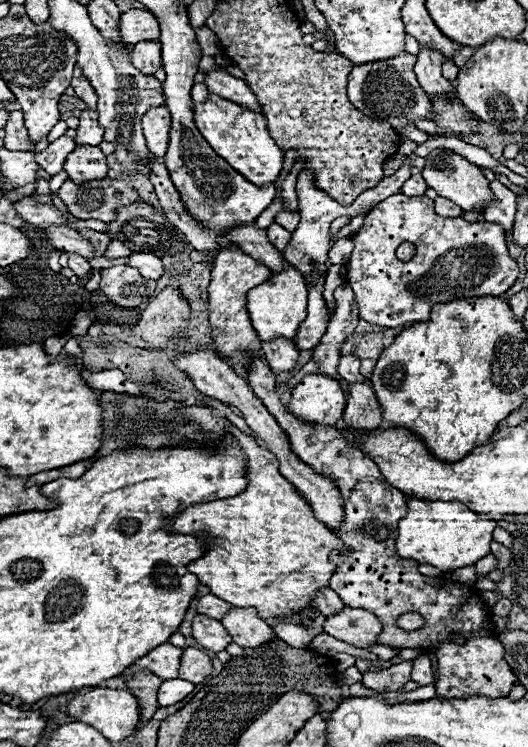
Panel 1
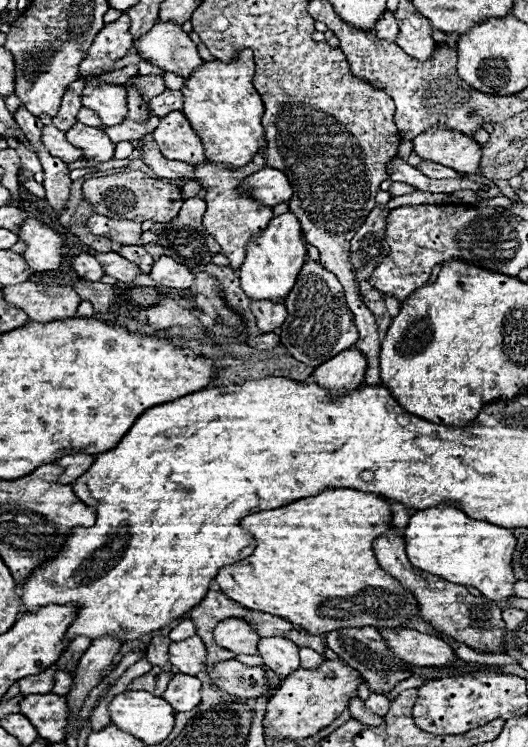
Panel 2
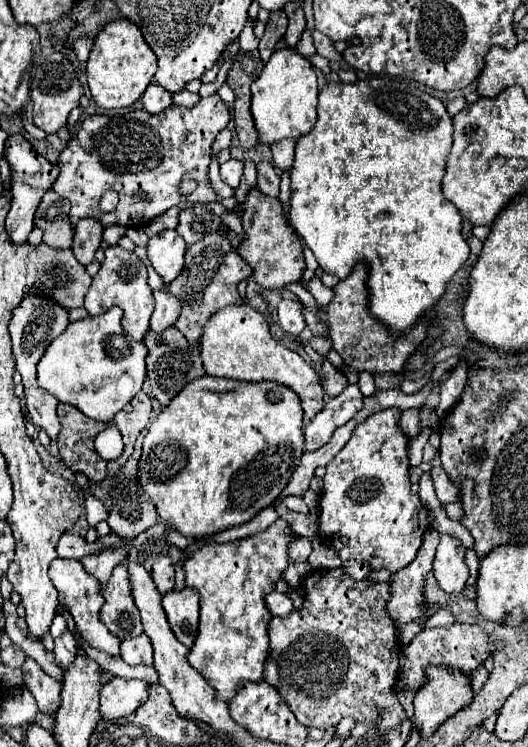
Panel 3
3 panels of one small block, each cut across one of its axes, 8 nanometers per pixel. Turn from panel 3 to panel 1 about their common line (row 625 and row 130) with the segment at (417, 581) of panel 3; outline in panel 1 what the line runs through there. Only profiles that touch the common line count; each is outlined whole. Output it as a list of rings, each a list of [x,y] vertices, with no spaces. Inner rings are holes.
[[[400,54],[390,62],[370,62],[370,66],[354,66],[348,76],[348,98],[372,120],[386,120],[396,132],[406,126],[414,126],[418,120],[432,120],[434,110],[428,94],[416,82],[414,76],[416,56]]]

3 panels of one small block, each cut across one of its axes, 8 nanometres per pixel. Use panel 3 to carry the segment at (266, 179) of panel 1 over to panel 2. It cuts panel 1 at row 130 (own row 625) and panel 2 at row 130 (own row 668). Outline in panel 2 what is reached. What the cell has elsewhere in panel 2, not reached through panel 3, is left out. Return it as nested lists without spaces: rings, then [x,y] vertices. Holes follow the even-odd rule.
[[[240,50],[232,62],[204,62],[182,86],[184,116],[202,138],[208,162],[230,162],[232,166],[246,166],[262,146],[262,114],[264,106],[260,94],[252,86],[254,56],[250,50]]]

